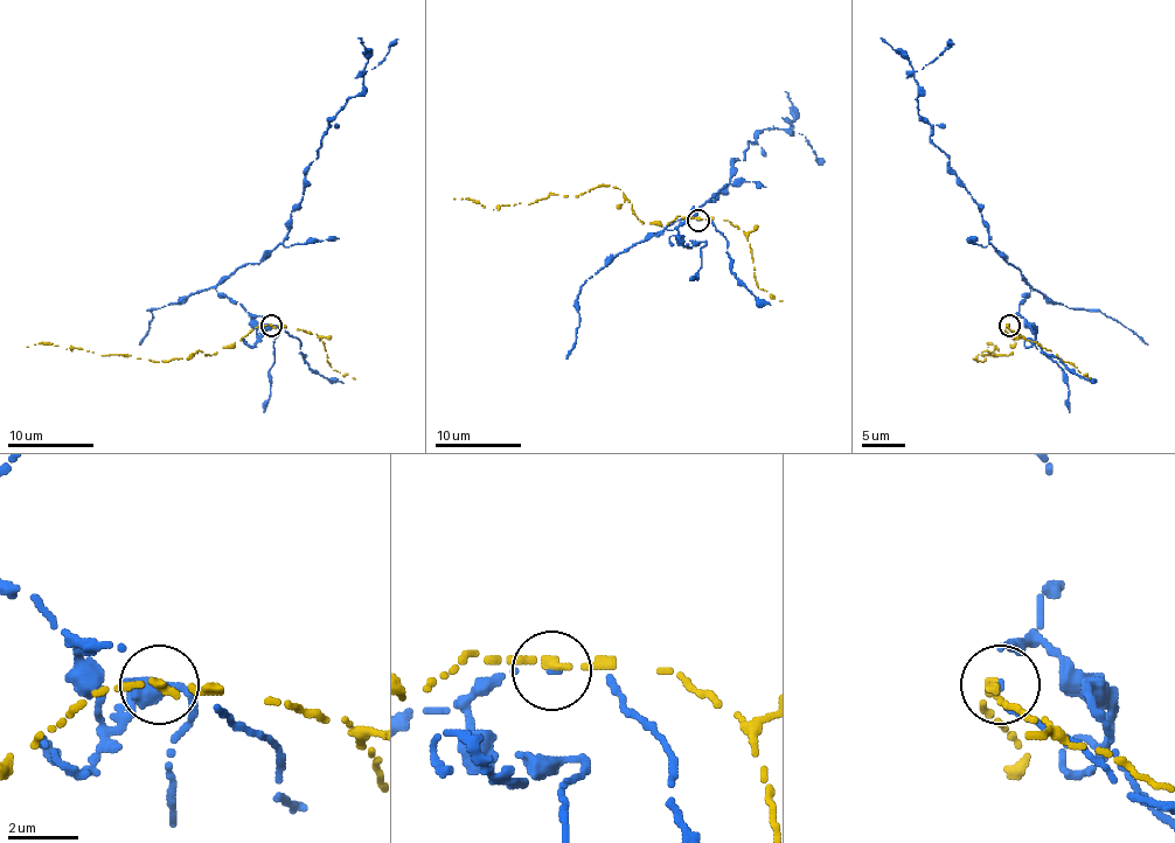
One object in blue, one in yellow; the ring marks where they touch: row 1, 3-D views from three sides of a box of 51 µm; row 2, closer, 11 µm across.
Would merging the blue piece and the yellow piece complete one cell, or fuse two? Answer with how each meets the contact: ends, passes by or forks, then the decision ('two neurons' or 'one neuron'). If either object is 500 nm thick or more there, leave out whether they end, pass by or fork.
blue ends | yellow passes by | two neurons

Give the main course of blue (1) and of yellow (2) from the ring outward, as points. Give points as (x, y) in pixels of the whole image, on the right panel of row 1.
1: (1009, 325), (1031, 286), (988, 238), (981, 209), (917, 112), (913, 74), (950, 40)
2: (1007, 325), (1016, 342), (1012, 353), (984, 350), (975, 359), (984, 361), (984, 355), (999, 350), (988, 346)

